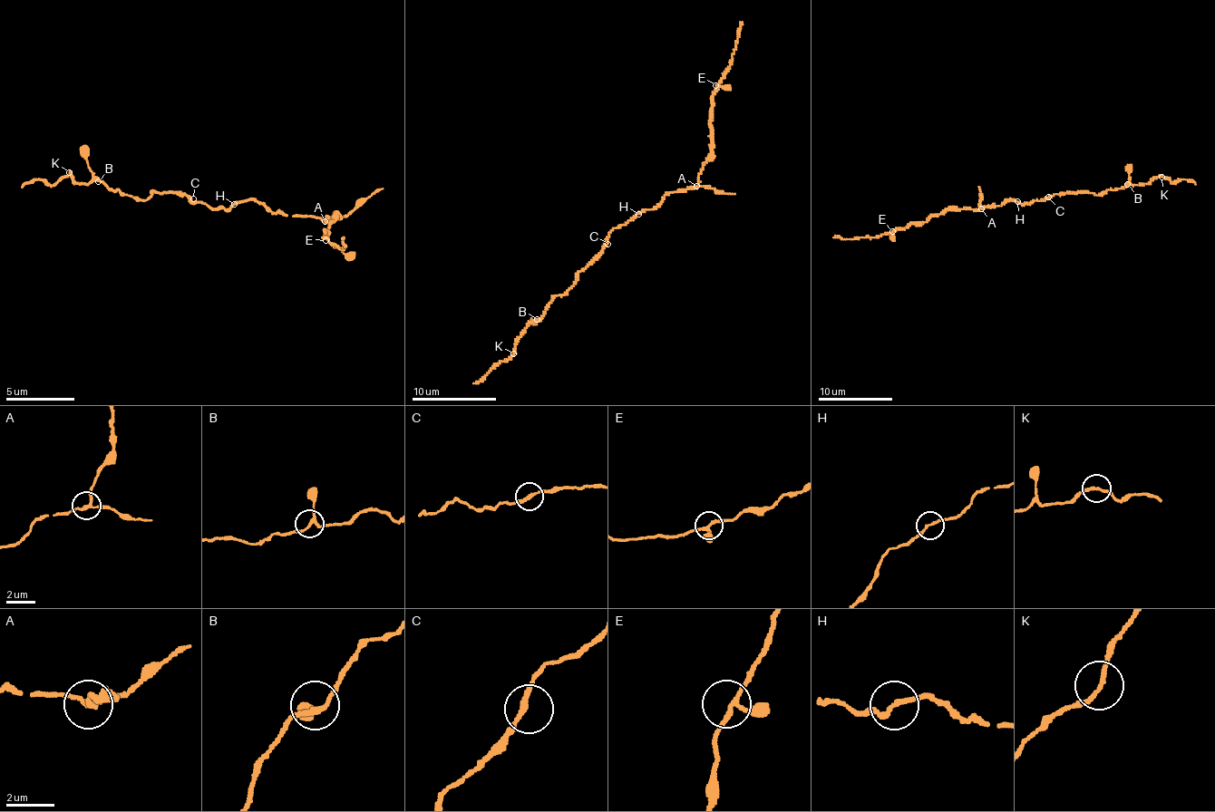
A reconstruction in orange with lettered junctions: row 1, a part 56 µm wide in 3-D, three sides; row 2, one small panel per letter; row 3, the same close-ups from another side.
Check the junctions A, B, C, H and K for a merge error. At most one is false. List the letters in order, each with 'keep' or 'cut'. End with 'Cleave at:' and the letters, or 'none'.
A: cut
B: keep
C: keep
H: keep
K: keep
Cleave at: A

